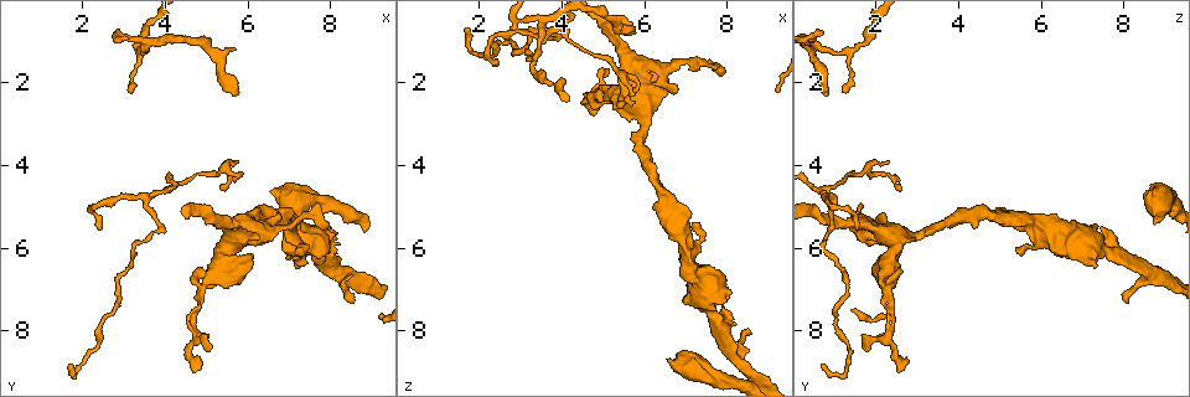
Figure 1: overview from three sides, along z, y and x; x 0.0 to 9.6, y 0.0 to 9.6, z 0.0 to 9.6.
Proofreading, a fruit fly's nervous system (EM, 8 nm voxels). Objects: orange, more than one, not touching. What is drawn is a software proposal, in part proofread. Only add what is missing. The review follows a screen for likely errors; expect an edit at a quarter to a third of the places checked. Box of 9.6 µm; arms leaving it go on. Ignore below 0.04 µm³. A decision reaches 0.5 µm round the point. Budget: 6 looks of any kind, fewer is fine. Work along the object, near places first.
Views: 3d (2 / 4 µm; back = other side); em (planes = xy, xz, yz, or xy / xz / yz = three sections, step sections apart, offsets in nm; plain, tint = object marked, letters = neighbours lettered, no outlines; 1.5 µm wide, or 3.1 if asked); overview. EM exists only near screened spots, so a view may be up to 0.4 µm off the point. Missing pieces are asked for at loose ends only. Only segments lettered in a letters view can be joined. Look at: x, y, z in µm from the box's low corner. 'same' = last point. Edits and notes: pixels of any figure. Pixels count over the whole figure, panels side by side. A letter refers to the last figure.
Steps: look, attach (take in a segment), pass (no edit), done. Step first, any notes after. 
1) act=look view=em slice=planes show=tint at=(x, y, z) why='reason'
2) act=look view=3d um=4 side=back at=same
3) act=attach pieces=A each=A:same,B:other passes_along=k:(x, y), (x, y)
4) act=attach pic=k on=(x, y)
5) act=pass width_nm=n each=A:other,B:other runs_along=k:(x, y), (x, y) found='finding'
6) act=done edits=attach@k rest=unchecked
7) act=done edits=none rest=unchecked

act=look view=3d um=4 side=back at=(6.65, 5.10, 2.20) why='free end'

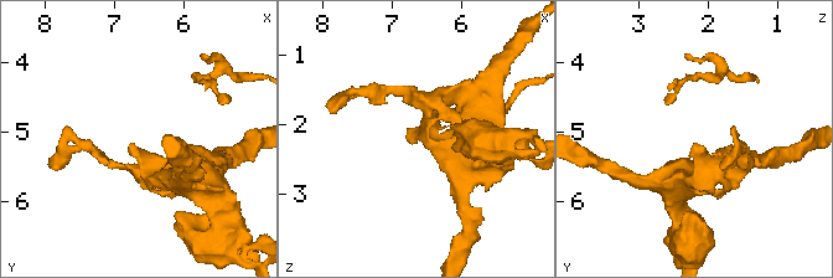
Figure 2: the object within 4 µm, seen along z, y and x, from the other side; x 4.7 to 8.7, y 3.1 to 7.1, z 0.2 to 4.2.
act=look view=em slice=planes show=plain at=(6.75, 5.20, 2.20)

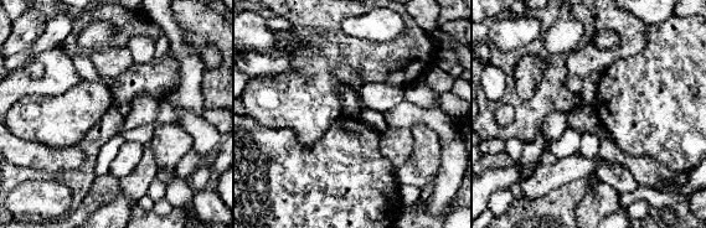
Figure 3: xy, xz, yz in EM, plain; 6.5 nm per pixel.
act=look view=em slice=planes show=letters at=same

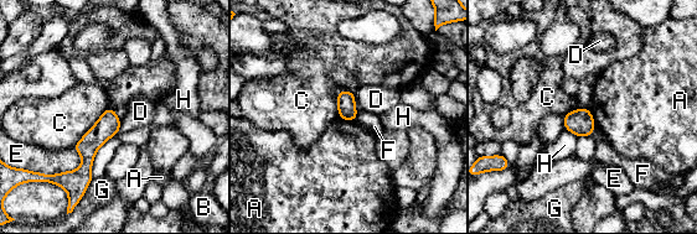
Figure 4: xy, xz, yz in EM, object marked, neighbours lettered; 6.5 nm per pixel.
act=pass each=A:other,B:other,C:other,D:other,E:other,F:other,G:other,H:other runs_along=4:(110, 110), (87, 146), (82, 183) found='no lettered segment goes on from it'

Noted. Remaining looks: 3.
act=look view=em slice=planes show=letters at=(5.00, 8.45, 1.75) why='thin end'

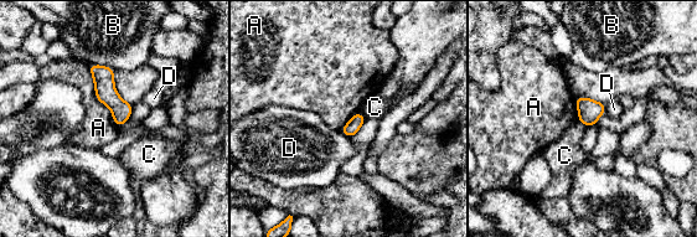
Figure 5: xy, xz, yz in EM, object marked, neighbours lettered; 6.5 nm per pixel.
act=pass each=A:other,B:other,C:other,D:other found='no lettered segment goes on from it'

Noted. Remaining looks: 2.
act=look view=3d um=2 at=(2.45, 5.55, 1.50) why='free end'

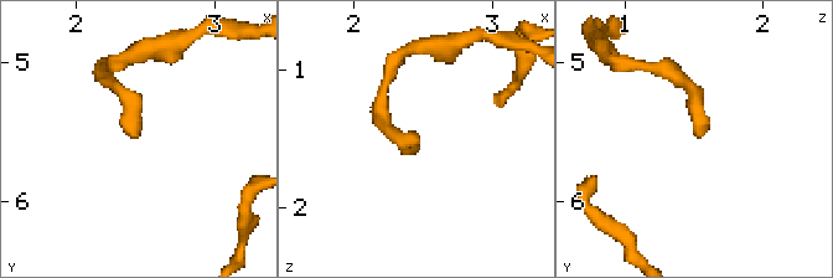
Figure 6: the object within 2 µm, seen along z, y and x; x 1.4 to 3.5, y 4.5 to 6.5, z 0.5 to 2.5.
act=look view=em slice=planes show=letters at=(2.40, 5.54, 1.50) why='need the tissue'

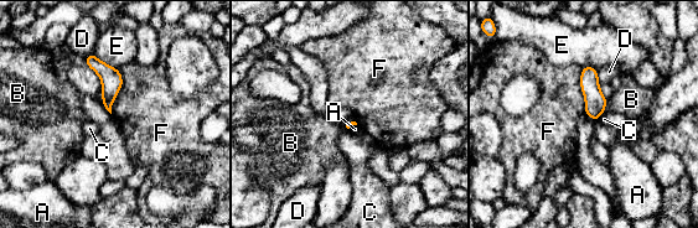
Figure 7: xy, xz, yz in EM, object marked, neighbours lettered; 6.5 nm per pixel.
act=pass each=A:other,B:other,C:other,D:other,E:other,F:other border=7:(580, 67), (579, 86), (585, 113) found='no lettered segment goes on from it'

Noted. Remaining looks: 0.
act=done edits=none rest=unchecked

